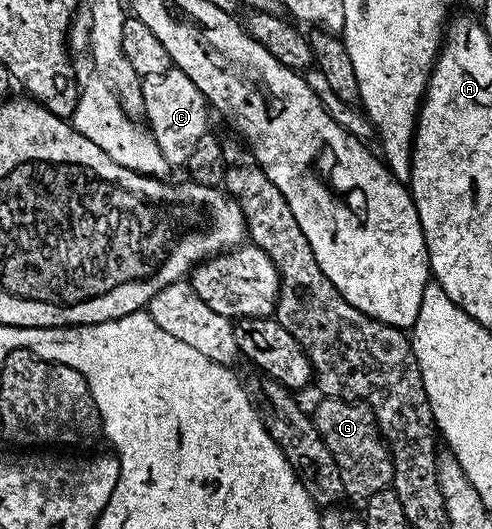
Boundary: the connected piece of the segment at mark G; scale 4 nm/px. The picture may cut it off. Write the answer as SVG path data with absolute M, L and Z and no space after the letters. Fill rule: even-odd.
M319 398L319 403L312 407L312 418L320 437L324 437L324 445L328 445L328 453L336 460L336 469L340 469L340 481L344 481L346 499L349 502L364 505L368 497L380 493L380 489L390 487L394 482L394 466L390 451L386 448L386 440L378 431L376 417L370 411L367 403L352 399L328 399Z

